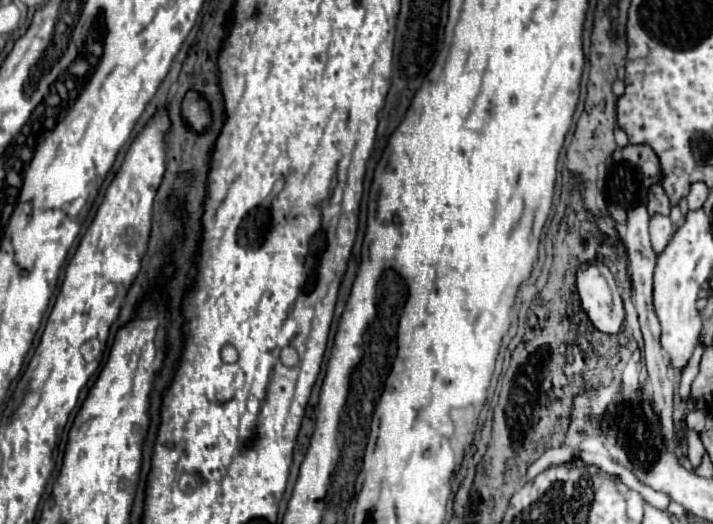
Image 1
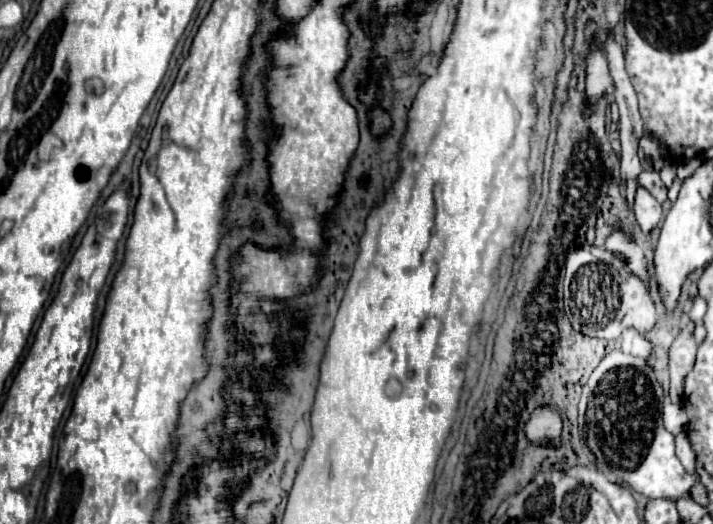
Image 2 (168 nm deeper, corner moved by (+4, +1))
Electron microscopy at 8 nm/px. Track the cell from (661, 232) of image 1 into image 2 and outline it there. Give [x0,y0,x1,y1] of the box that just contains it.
[633,186,661,232]

